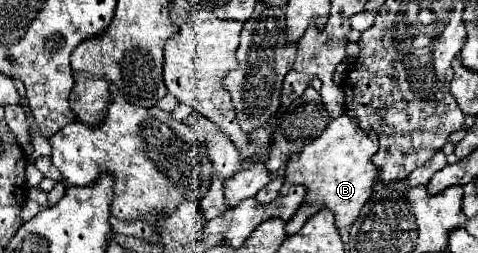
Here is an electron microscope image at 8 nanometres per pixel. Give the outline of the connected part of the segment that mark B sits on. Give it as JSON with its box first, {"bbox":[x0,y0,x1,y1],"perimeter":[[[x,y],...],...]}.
{"bbox":[284,114,378,228],"perimeter":[[[342,114],[336,120],[330,120],[318,138],[290,156],[284,172],[284,186],[288,188],[294,184],[302,184],[306,188],[304,204],[320,202],[334,212],[338,228],[350,226],[372,196],[372,186],[378,178],[378,168],[372,164],[372,156],[376,150],[376,134],[372,130],[362,132],[354,118]]]}

